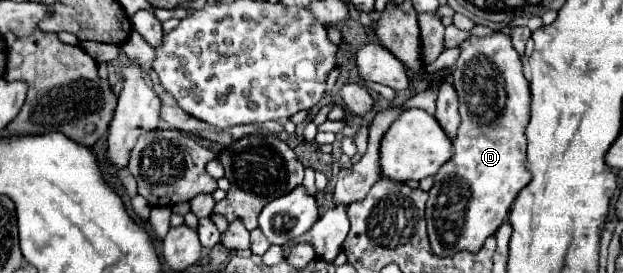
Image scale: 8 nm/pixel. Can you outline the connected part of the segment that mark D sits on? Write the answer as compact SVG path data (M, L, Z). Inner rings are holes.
M496 32L486 38L470 38L460 44L460 58L452 76L452 86L460 98L462 124L454 140L454 154L436 174L436 184L428 192L426 224L430 248L436 256L454 256L462 250L478 252L488 236L492 236L508 216L518 192L532 180L526 168L524 130L530 118L530 86L522 74L522 62L512 46L510 36Z

